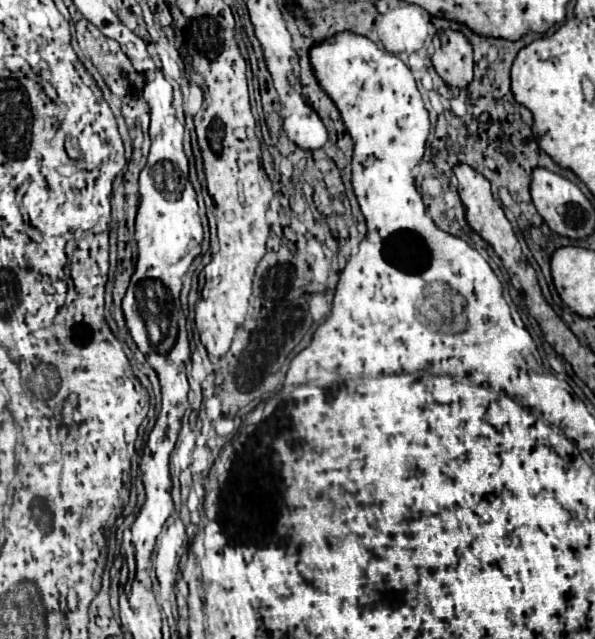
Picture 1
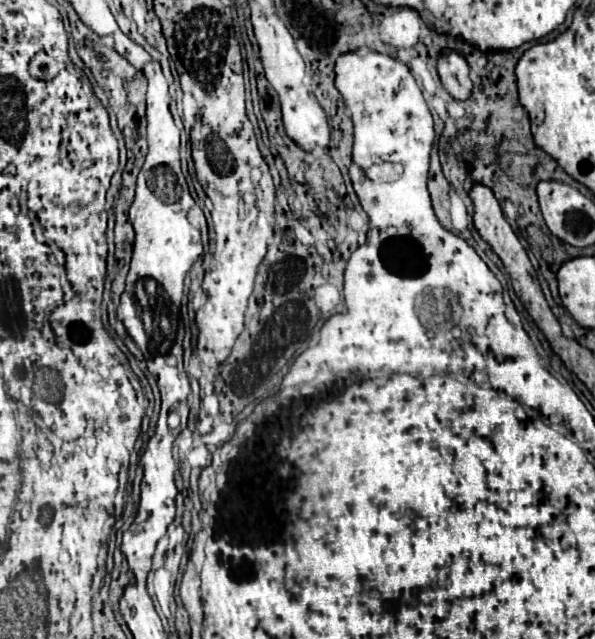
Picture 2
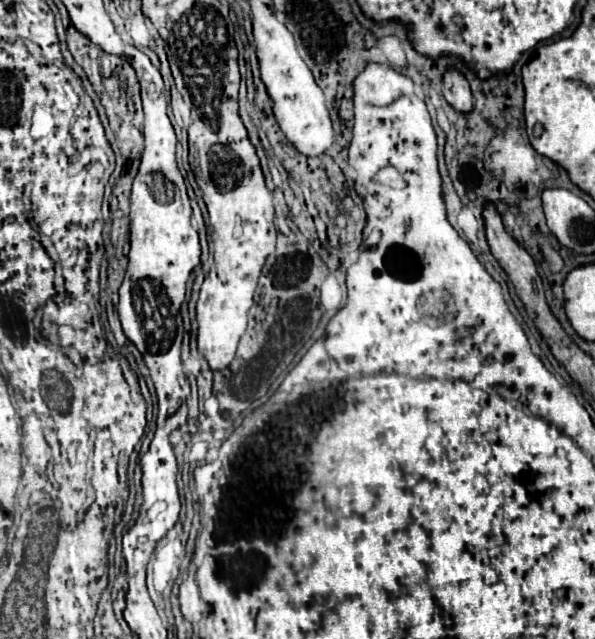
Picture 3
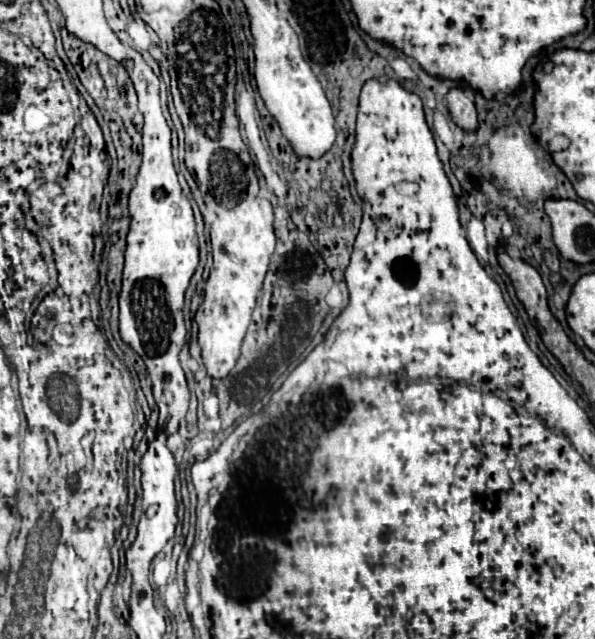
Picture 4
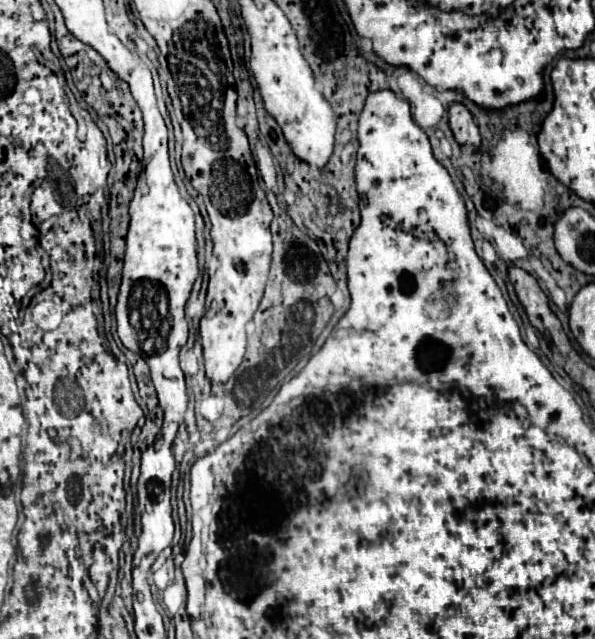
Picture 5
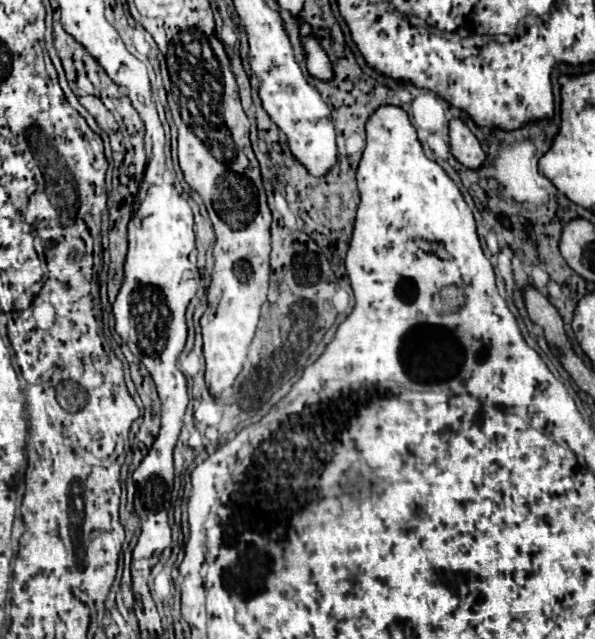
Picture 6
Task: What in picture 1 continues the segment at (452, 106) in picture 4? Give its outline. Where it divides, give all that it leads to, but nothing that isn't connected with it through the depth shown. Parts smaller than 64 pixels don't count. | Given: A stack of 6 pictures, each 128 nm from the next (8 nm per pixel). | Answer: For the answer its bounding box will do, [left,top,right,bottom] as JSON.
[432,30,472,88]

